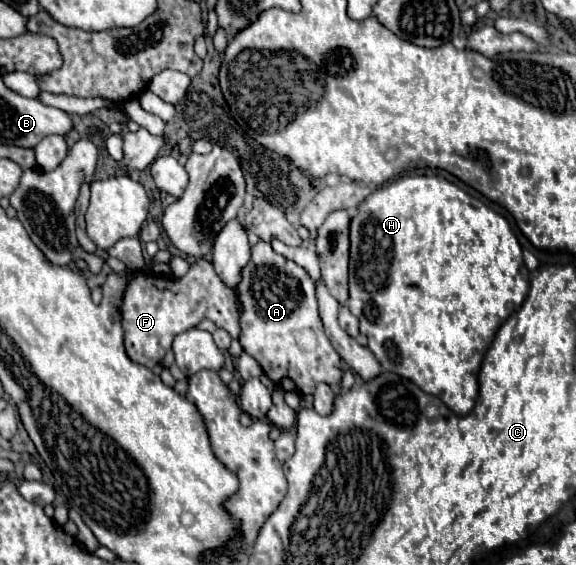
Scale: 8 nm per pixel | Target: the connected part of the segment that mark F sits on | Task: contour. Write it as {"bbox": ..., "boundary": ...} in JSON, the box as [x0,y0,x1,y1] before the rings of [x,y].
{"bbox":[121,258,239,368],"boundary":[[[205,258],[195,260],[195,264],[181,280],[161,278],[145,272],[137,274],[127,284],[121,316],[127,356],[147,368],[161,364],[165,352],[171,348],[173,338],[189,328],[195,328],[203,318],[209,318],[219,328],[227,330],[231,338],[239,336],[239,310],[235,306],[235,294],[223,286],[223,280],[215,274],[211,262]]]}

